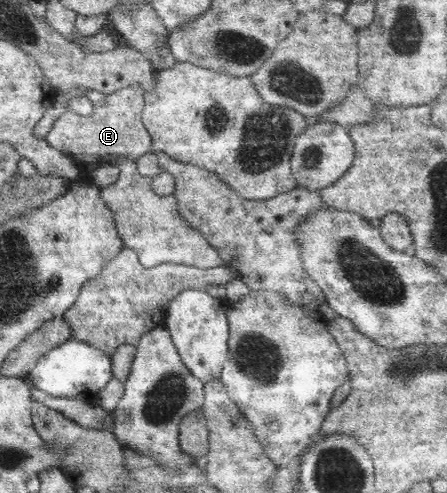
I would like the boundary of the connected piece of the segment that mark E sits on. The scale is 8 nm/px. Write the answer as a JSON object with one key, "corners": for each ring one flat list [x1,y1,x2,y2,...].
{"corners":[[129,86,125,90,106,95,101,103,94,106,91,115,79,115,67,108,65,113,54,121,45,137,47,143,57,151,68,155,80,168,79,179,66,180,67,189,75,183,92,185,93,171,105,163,112,164,113,157,127,157,131,161,152,150,152,137,144,126,141,112,144,108,145,91,139,86]]}

